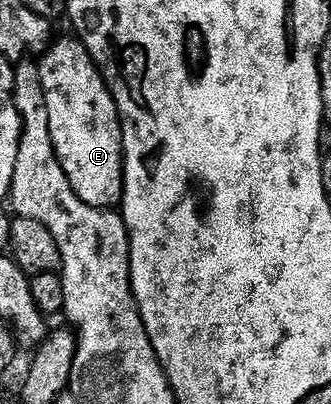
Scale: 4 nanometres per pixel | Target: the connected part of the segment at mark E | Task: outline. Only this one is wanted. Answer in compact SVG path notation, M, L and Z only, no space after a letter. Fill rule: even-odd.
M68 34L54 41L47 51L38 57L41 86L45 90L45 110L49 110L49 134L53 138L53 150L73 186L75 196L94 208L114 209L123 203L123 131L115 99L107 88L99 67L87 53L82 40Z

